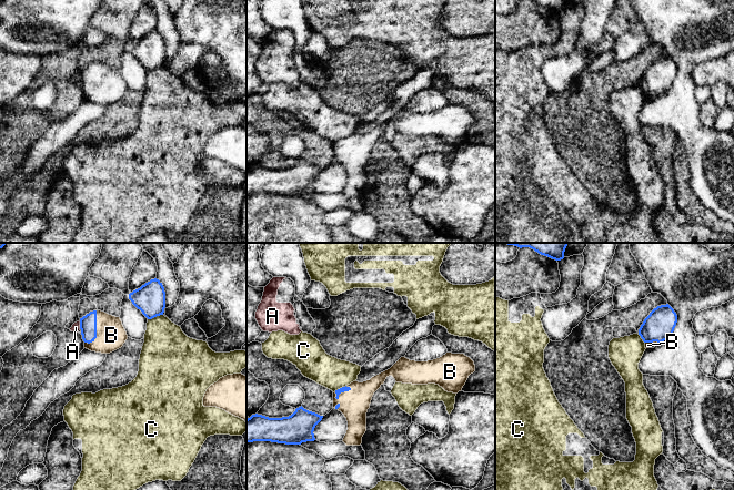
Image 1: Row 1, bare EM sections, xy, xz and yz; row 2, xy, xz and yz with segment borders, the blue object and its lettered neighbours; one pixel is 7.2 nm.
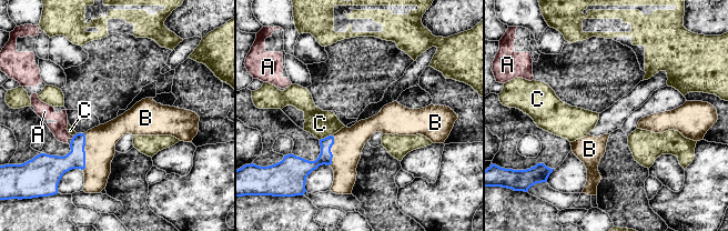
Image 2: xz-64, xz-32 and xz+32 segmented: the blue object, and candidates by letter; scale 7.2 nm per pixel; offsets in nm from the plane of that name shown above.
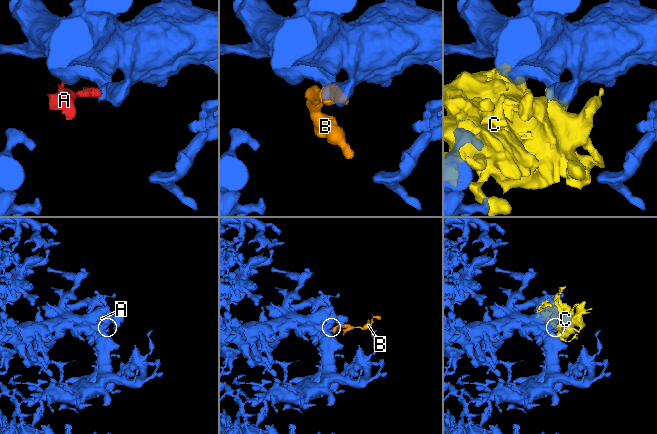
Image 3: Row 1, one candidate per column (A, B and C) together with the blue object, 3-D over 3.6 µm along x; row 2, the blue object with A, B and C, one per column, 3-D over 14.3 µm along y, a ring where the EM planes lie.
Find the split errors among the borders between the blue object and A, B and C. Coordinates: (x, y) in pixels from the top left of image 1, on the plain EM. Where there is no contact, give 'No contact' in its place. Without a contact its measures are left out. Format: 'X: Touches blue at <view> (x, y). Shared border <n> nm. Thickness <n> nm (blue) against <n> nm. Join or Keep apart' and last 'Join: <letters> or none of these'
A: Touches blue at xy (80, 77). Shared border 60 nm. Thickness 130 nm (blue) against 60 nm. Keep apart
B: Touches blue at xy (96, 80). Shared border 260 nm. Thickness 130 nm (blue) against 220 nm. Join
C: Touches blue at xy (154, 68). Shared border 120 nm. Thickness 220 nm (blue) against 340 nm. Keep apart
Join: B

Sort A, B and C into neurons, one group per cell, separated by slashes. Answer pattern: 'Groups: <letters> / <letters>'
Groups: A C / B

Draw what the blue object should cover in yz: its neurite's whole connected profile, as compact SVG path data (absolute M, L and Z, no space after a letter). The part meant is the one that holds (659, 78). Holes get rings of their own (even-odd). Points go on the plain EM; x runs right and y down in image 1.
M668 55L654 60L639 81L639 86L645 94L645 100L652 96L658 98L662 93L668 91L676 74L677 67Z

